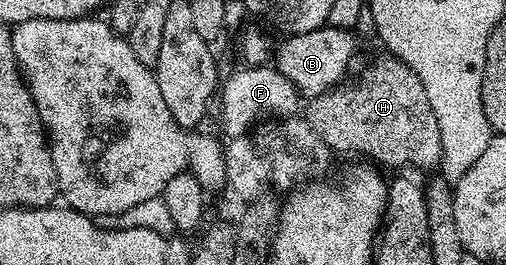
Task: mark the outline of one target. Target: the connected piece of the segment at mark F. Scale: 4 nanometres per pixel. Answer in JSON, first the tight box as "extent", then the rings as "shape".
{"extent":[219,65,298,139],"shape":[[[246,65],[242,69],[235,71],[226,82],[224,79],[223,85],[219,90],[219,102],[221,98],[221,126],[225,129],[224,137],[226,139],[238,138],[239,136],[250,133],[262,120],[291,118],[298,113],[298,92],[291,84],[291,80],[287,80],[287,76],[279,73],[276,65]]]}

